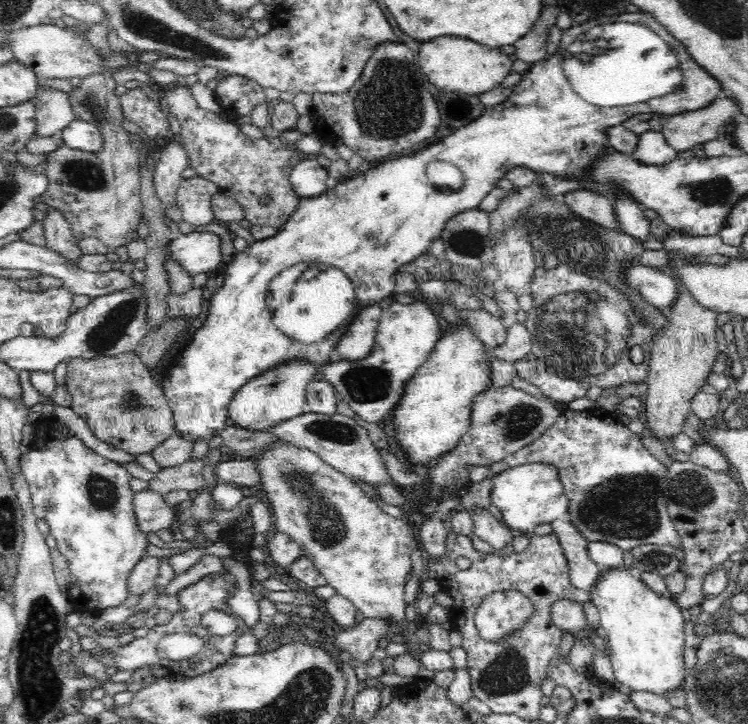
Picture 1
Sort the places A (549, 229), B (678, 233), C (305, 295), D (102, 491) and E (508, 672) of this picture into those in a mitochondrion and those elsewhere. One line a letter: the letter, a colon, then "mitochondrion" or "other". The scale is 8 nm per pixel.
A: mitochondrion
B: other
C: mitochondrion
D: mitochondrion
E: mitochondrion

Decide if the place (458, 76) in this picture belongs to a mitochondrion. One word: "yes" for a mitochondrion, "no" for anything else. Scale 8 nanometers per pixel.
no

